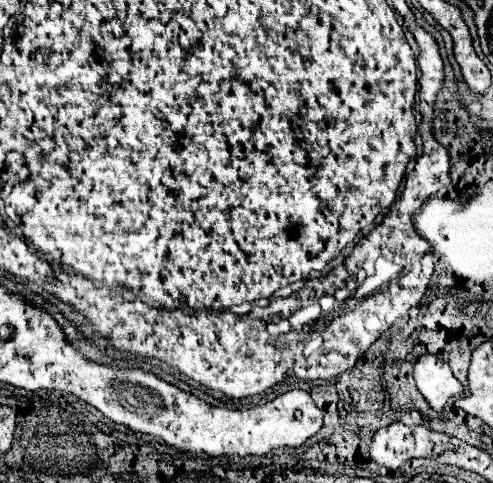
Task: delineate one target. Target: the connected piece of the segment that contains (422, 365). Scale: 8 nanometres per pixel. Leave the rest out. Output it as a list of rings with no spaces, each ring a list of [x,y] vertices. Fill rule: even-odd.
[[[424,353],[414,363],[414,379],[418,391],[426,397],[432,409],[442,411],[448,399],[464,393],[462,383],[452,375],[452,369],[446,361],[436,355]]]

